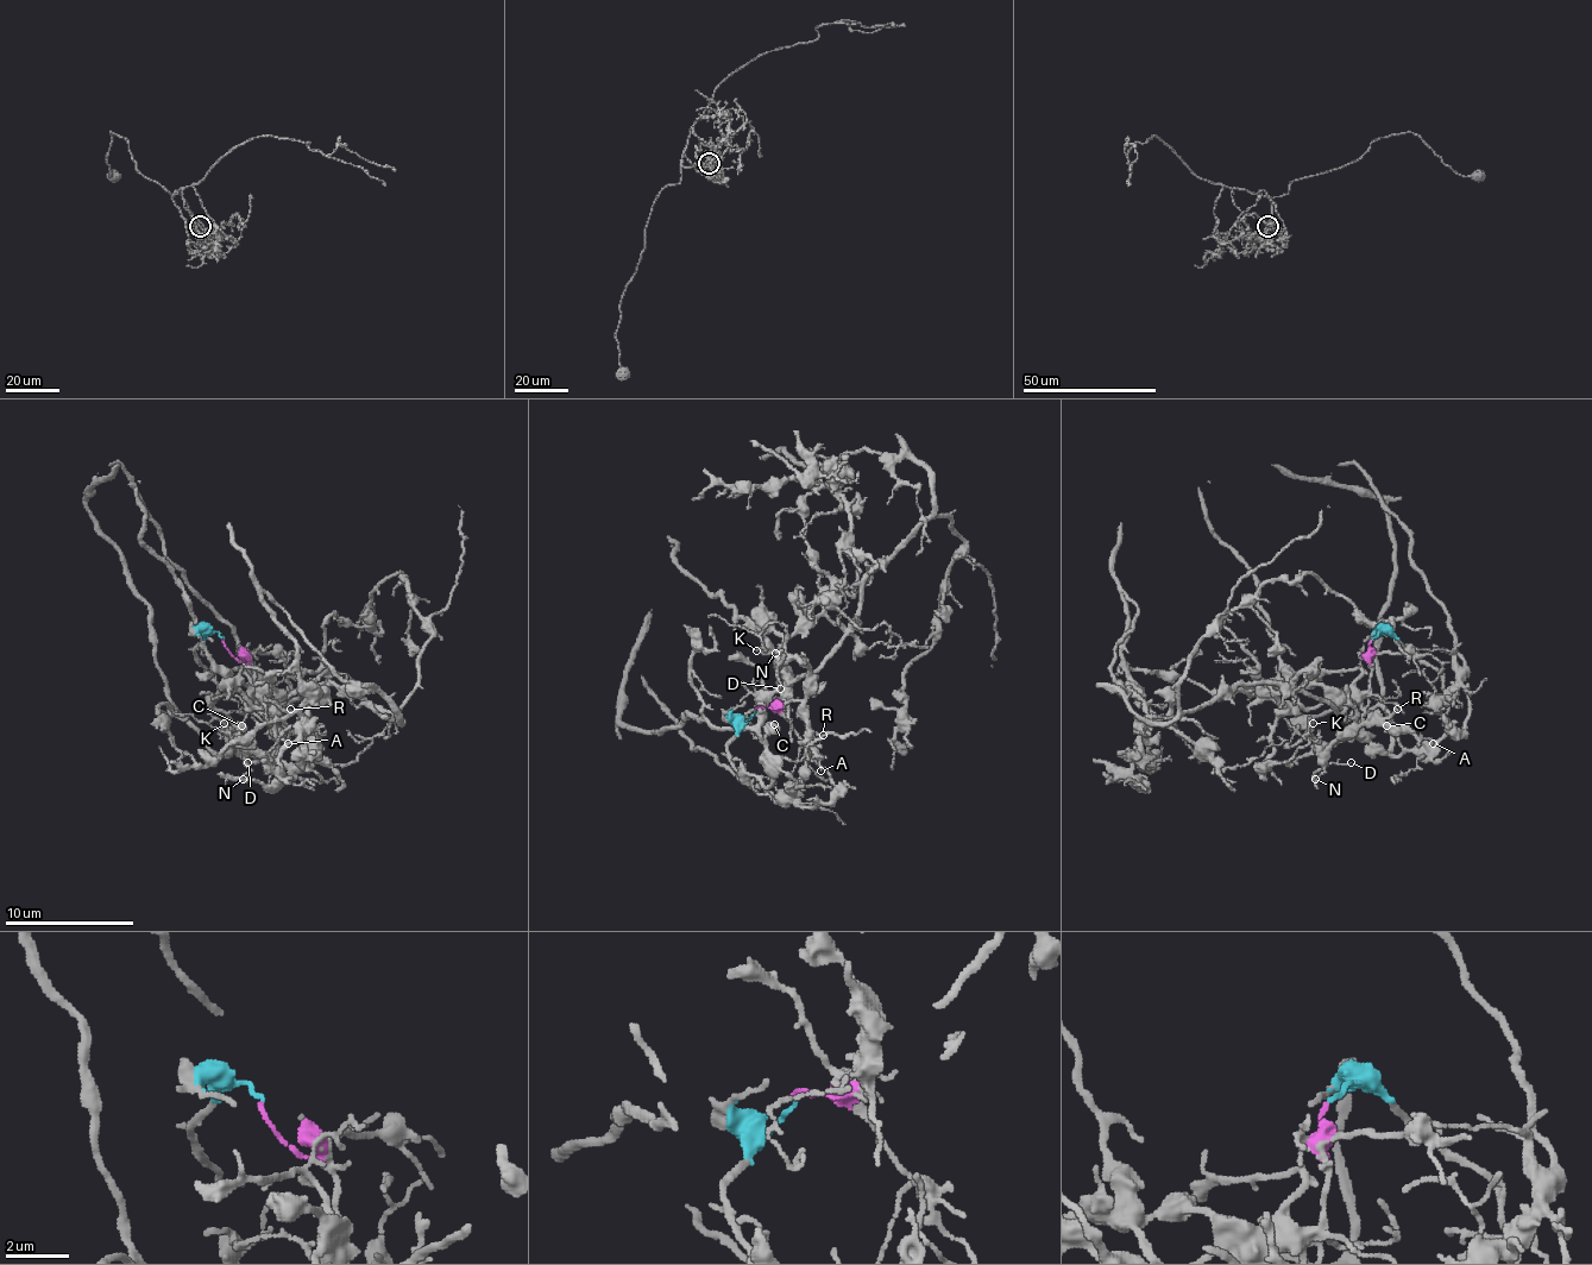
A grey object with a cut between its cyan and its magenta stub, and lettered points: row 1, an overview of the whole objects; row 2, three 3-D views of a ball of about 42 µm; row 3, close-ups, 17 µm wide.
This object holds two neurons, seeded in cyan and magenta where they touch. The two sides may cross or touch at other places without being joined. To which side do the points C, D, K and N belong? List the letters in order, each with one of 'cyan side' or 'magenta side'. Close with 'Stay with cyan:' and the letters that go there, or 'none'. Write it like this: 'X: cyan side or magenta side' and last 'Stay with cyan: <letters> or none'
C: cyan side
D: cyan side
K: cyan side
N: cyan side
Stay with cyan: C, D, K, N

